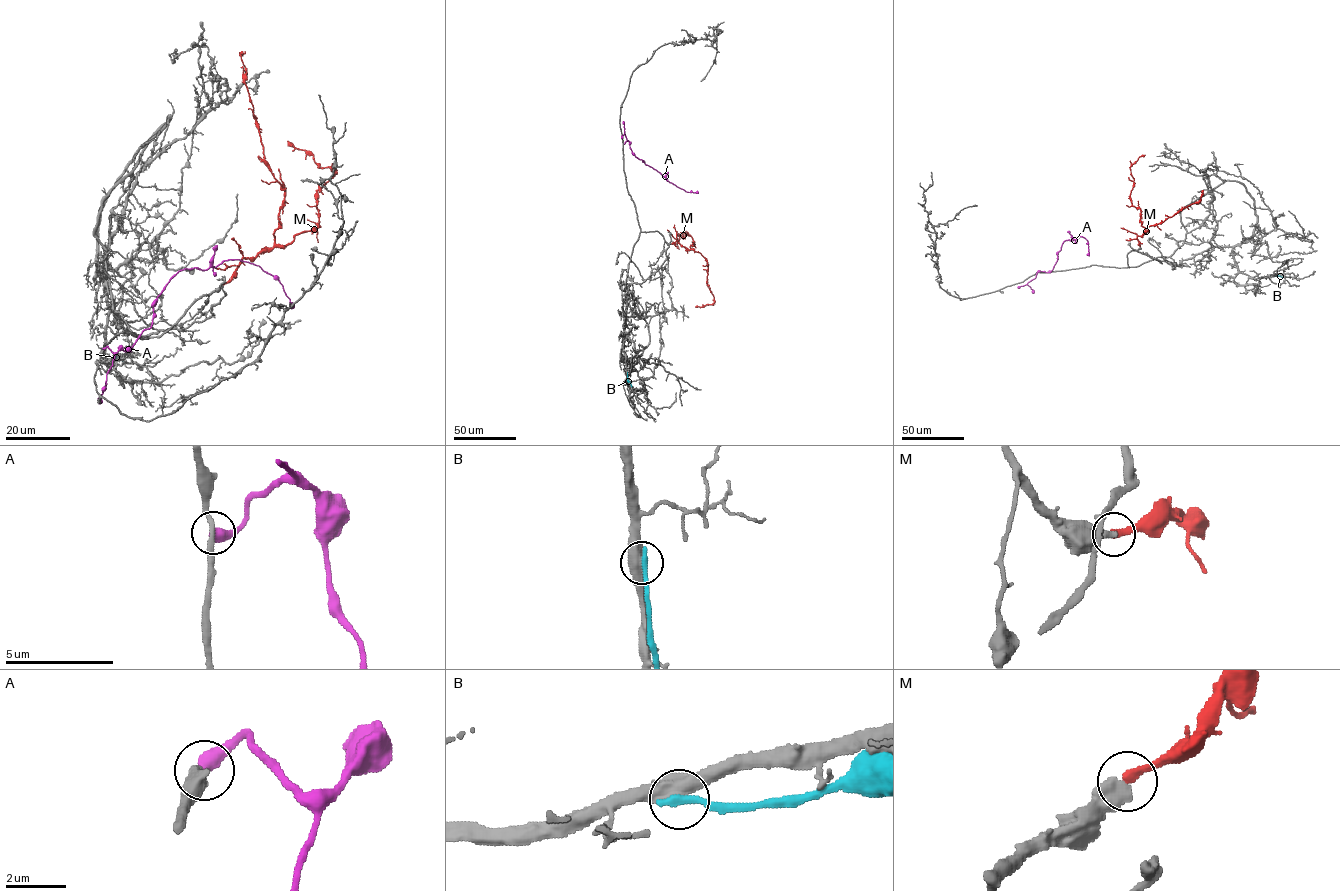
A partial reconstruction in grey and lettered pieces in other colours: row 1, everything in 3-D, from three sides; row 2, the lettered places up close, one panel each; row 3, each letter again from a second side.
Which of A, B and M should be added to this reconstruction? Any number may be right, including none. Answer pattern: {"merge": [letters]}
{"merge": ["M"]}

